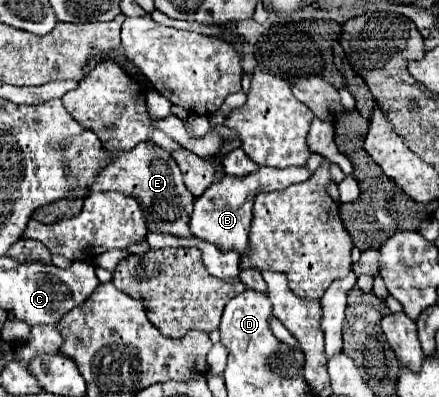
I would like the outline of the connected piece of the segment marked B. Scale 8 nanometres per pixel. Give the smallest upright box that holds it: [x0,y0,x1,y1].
[190,166,310,256]

